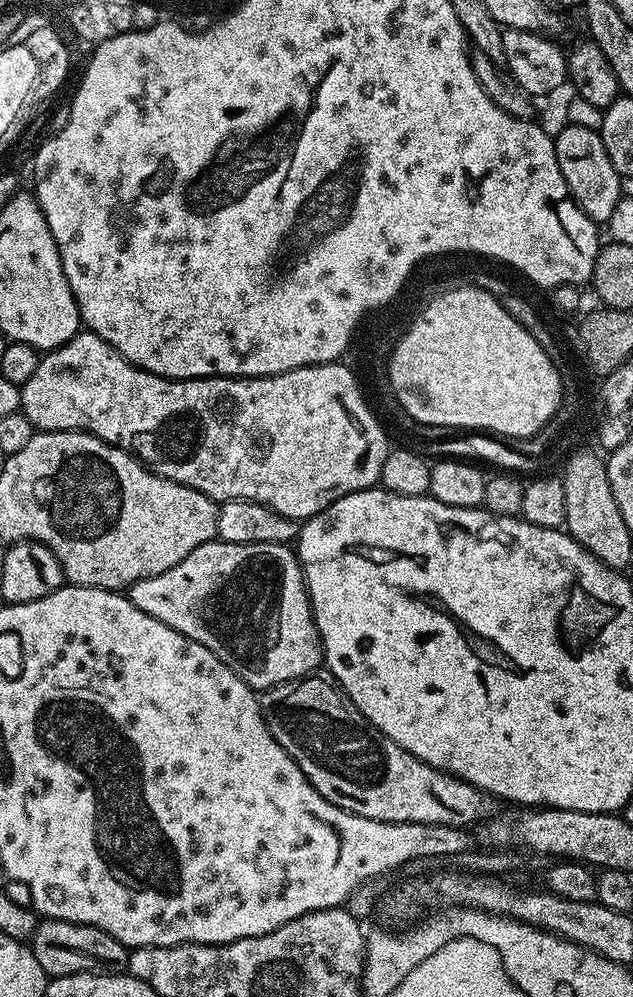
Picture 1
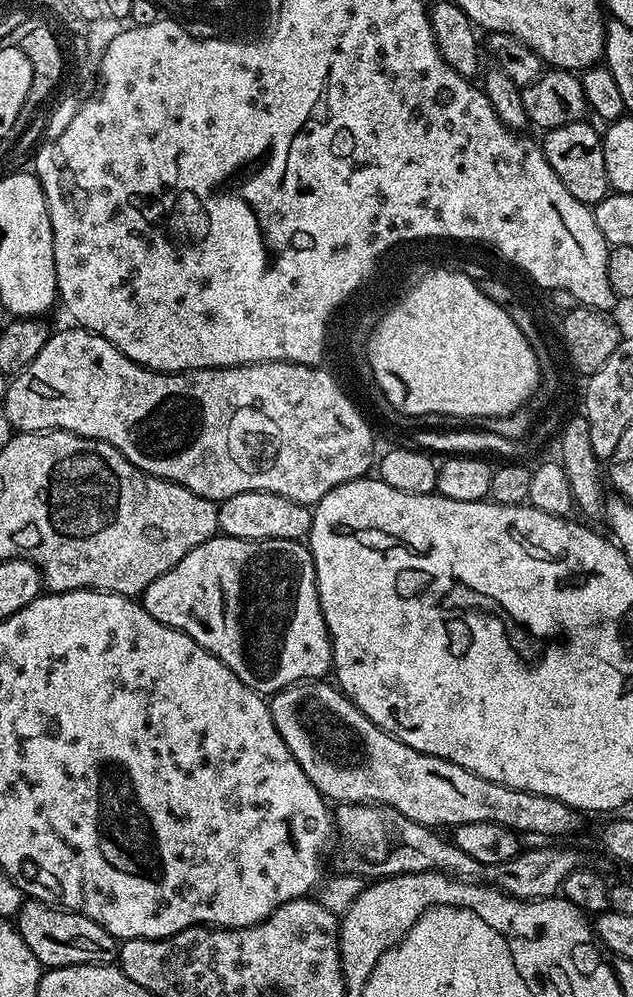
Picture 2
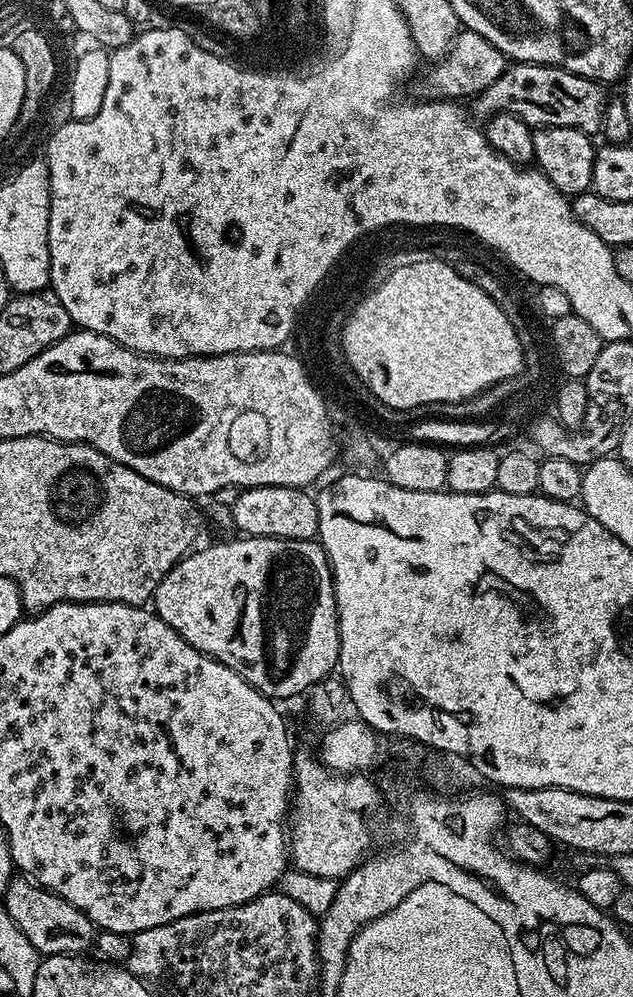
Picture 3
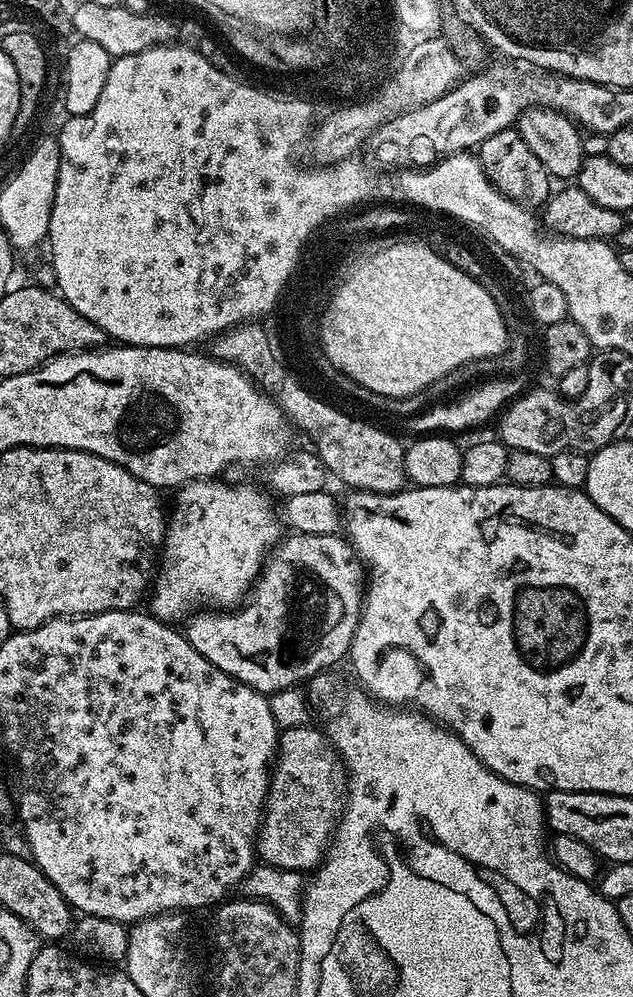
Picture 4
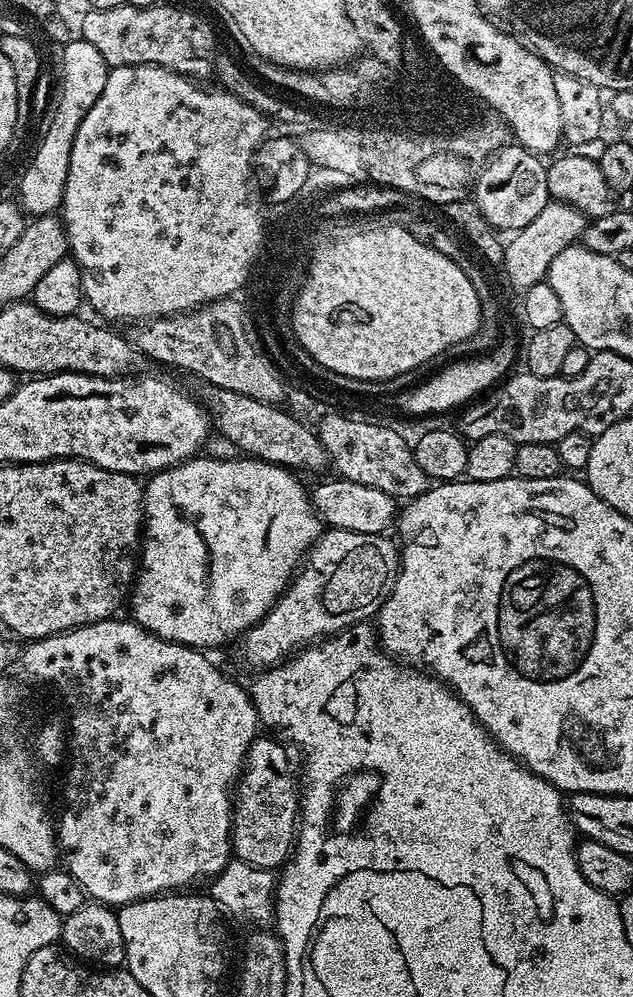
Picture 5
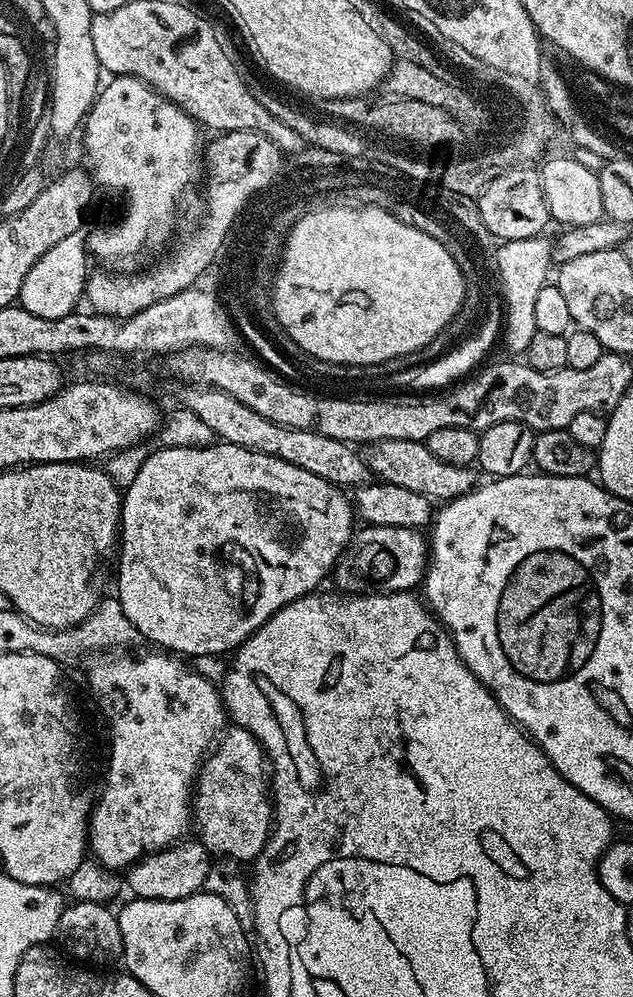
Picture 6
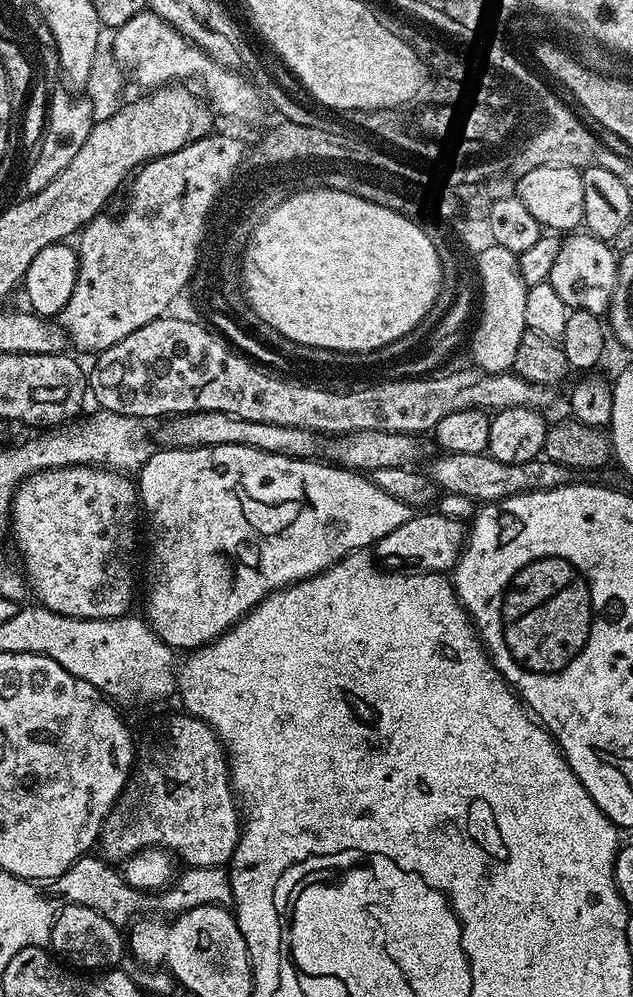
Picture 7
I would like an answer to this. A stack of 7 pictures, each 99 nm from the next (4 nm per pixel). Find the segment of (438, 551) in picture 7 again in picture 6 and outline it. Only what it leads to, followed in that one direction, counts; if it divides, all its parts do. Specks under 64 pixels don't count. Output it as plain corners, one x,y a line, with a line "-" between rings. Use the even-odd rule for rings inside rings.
364,526
353,531
352,541
344,547
334,569
335,579
344,584
368,584
386,592
411,592
423,581
428,570
430,544
419,528
402,526

